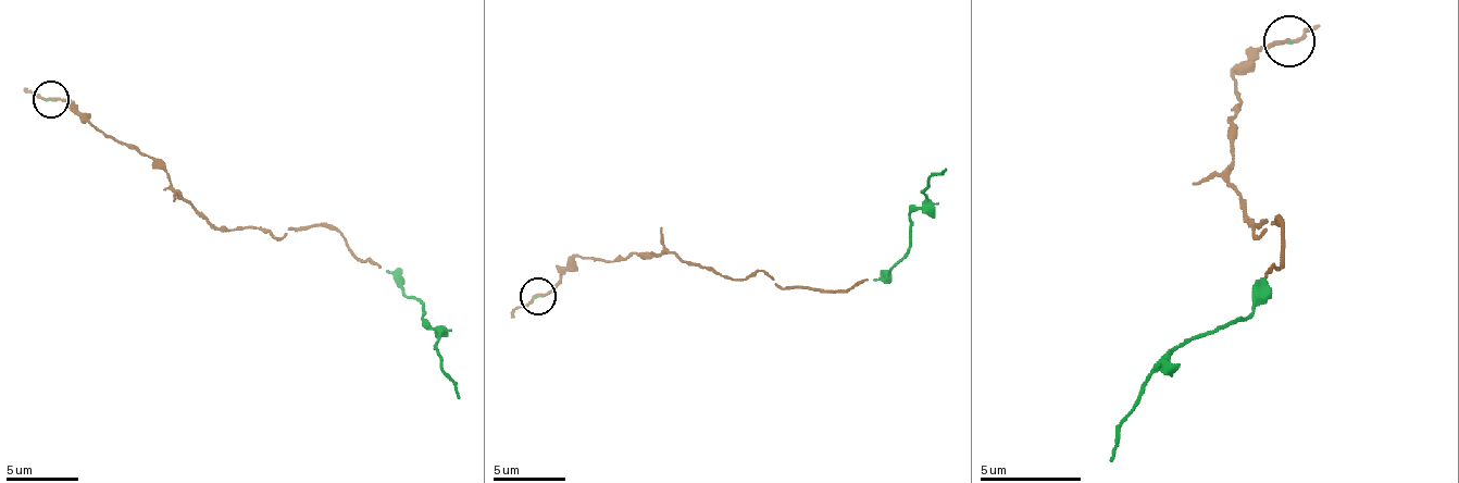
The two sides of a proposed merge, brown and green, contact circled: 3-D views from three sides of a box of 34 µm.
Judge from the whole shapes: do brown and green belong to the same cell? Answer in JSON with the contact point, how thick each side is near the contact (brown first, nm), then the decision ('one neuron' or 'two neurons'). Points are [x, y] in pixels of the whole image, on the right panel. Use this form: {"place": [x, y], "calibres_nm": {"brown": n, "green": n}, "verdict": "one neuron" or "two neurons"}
{"place": [1288, 41], "calibres_nm": {"brown": 190, "green": 60}, "verdict": "one neuron"}

